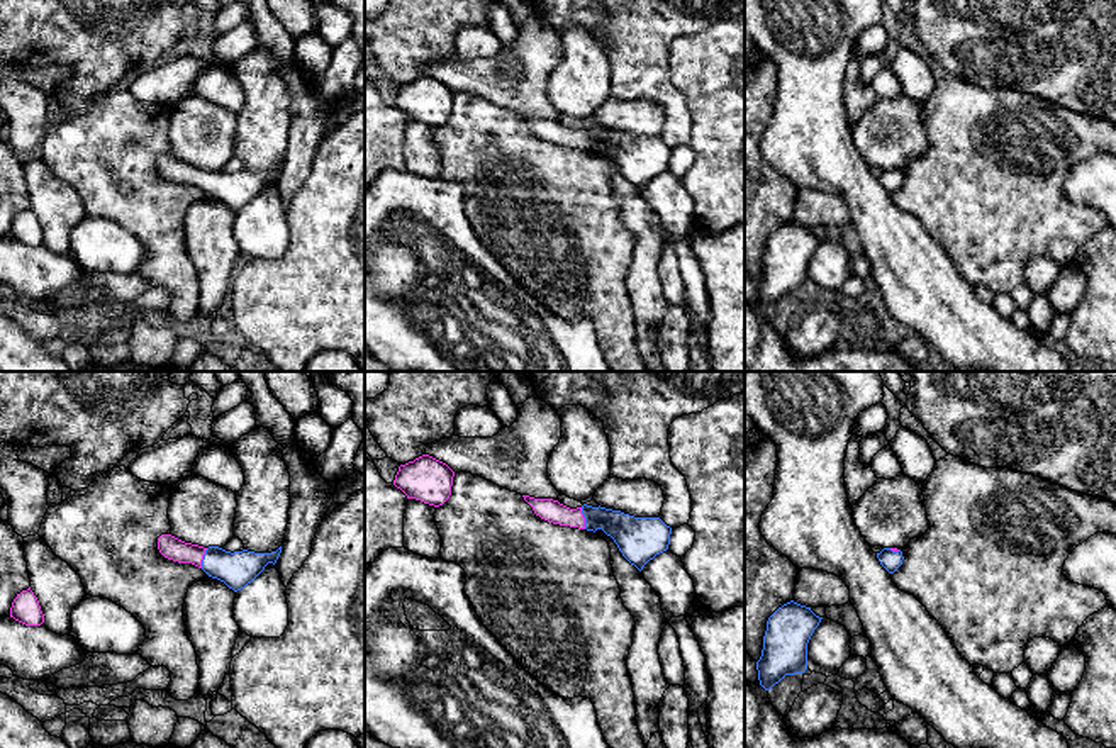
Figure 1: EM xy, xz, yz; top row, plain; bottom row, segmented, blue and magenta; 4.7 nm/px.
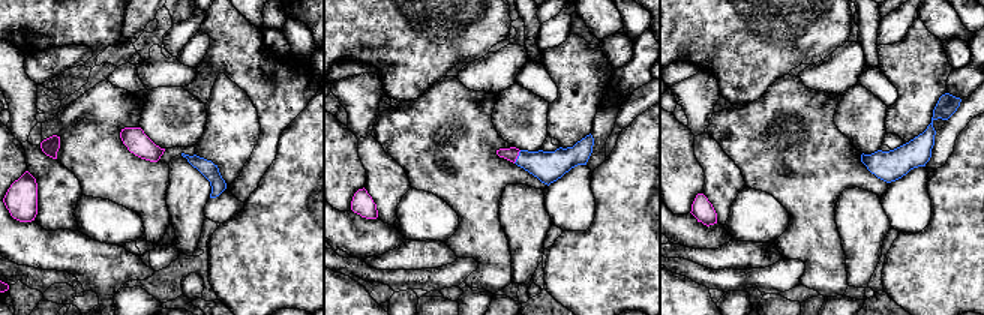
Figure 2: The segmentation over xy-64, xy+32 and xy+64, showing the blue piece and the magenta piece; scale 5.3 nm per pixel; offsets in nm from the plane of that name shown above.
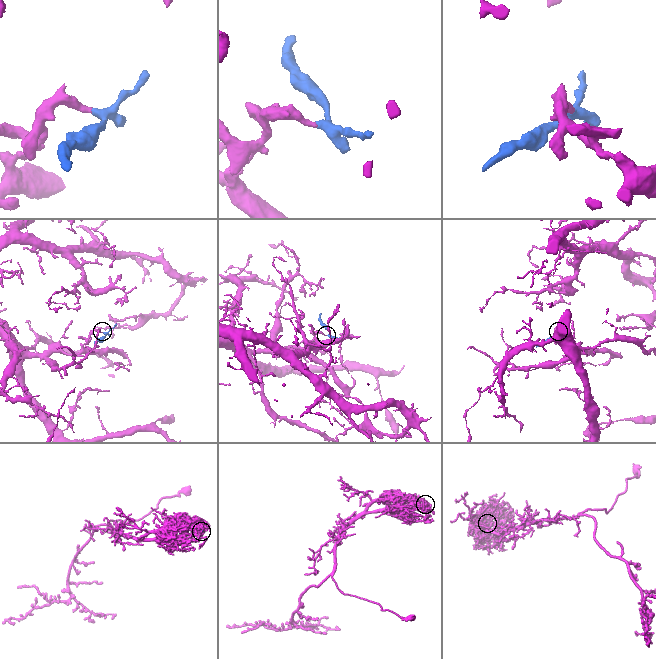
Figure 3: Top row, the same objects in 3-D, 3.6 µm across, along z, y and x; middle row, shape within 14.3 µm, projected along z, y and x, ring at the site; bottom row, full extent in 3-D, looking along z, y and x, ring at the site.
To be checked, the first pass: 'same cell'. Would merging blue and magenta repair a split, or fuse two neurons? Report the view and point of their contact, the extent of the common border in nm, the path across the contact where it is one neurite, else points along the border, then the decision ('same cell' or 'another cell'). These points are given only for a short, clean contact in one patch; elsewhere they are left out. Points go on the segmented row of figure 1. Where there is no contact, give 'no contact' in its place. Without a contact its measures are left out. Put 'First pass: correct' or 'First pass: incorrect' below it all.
meets blue in xz at (585, 518); contact 110 nm long; runs through xz (635, 536), (608, 519), (585, 518), (569, 518), (548, 509); same cell
First pass: correct

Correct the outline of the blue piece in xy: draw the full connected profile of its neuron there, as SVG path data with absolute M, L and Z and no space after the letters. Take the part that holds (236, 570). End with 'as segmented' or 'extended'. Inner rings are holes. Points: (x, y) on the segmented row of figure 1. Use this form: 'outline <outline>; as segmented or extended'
outline M171 534L158 538L159 553L178 563L192 563L202 568L209 577L224 582L234 592L251 583L268 563L276 563L282 546L271 553L226 551L219 546L198 546L185 543Z; extended

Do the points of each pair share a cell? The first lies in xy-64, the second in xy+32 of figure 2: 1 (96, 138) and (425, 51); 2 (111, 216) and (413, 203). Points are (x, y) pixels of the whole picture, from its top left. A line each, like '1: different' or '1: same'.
1: different
2: same

